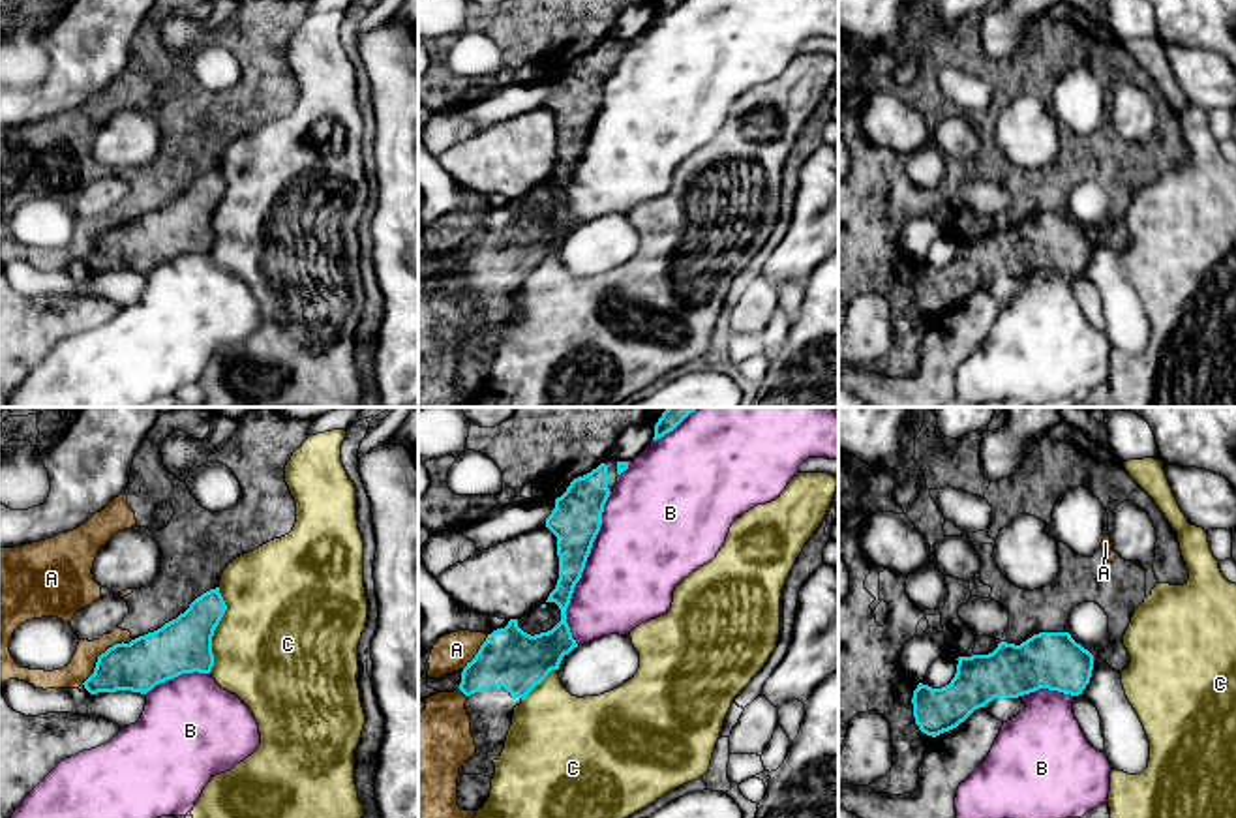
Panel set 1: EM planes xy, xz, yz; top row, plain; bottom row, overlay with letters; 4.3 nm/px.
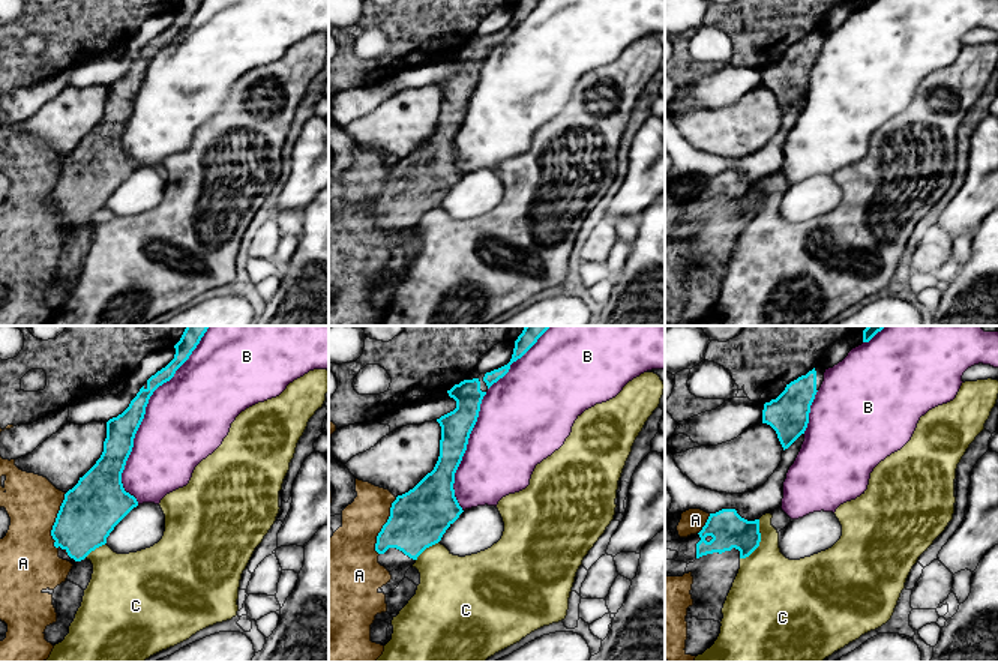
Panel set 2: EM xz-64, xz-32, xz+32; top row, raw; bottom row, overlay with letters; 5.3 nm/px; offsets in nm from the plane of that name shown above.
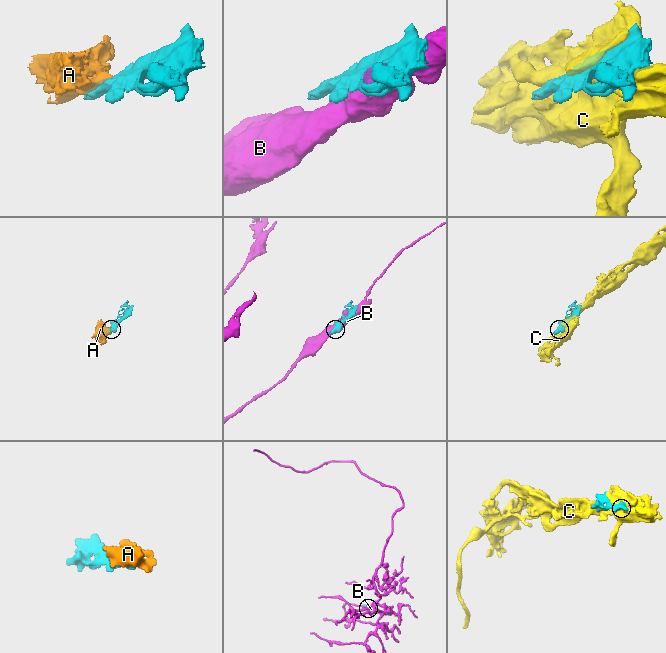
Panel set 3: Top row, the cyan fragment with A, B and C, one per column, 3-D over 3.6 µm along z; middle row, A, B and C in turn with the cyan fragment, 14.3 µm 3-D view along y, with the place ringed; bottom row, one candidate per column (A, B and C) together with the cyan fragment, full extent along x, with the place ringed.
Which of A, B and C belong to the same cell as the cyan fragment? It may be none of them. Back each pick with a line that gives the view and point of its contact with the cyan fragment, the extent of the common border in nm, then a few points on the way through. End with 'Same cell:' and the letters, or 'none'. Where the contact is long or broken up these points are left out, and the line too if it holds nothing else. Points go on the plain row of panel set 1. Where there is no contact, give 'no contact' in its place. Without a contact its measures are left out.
Same cell: none

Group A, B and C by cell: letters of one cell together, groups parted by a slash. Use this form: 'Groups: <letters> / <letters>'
Groups: A / B / C

